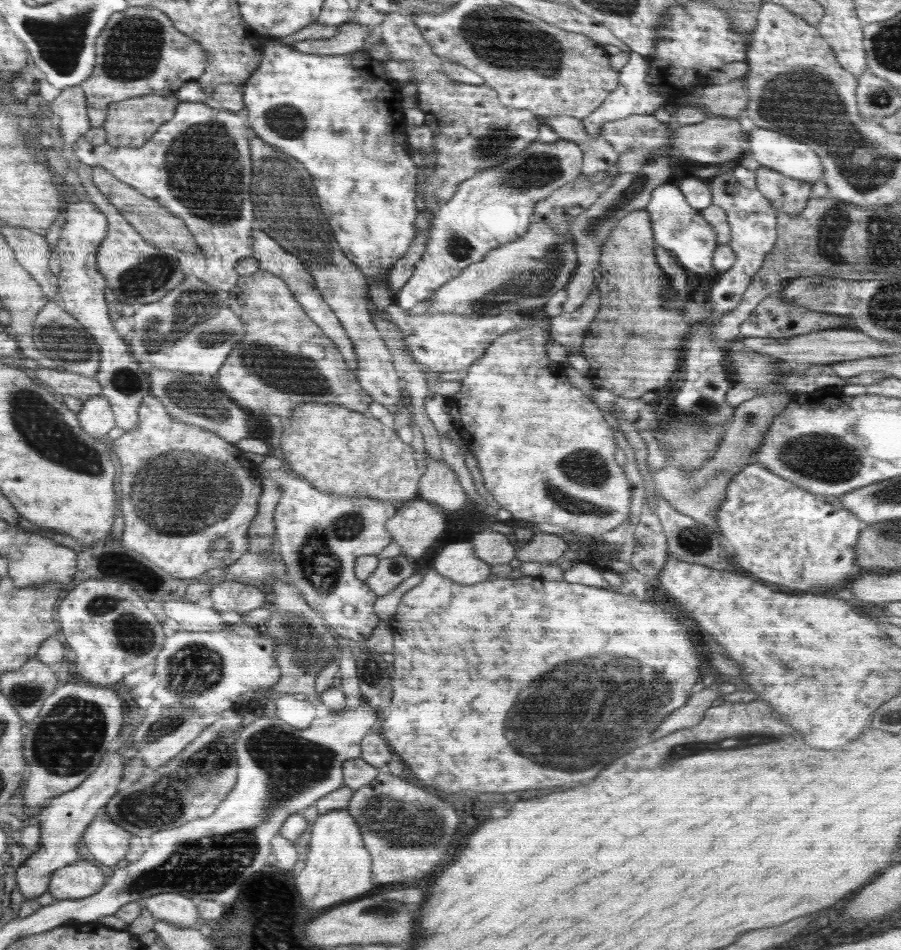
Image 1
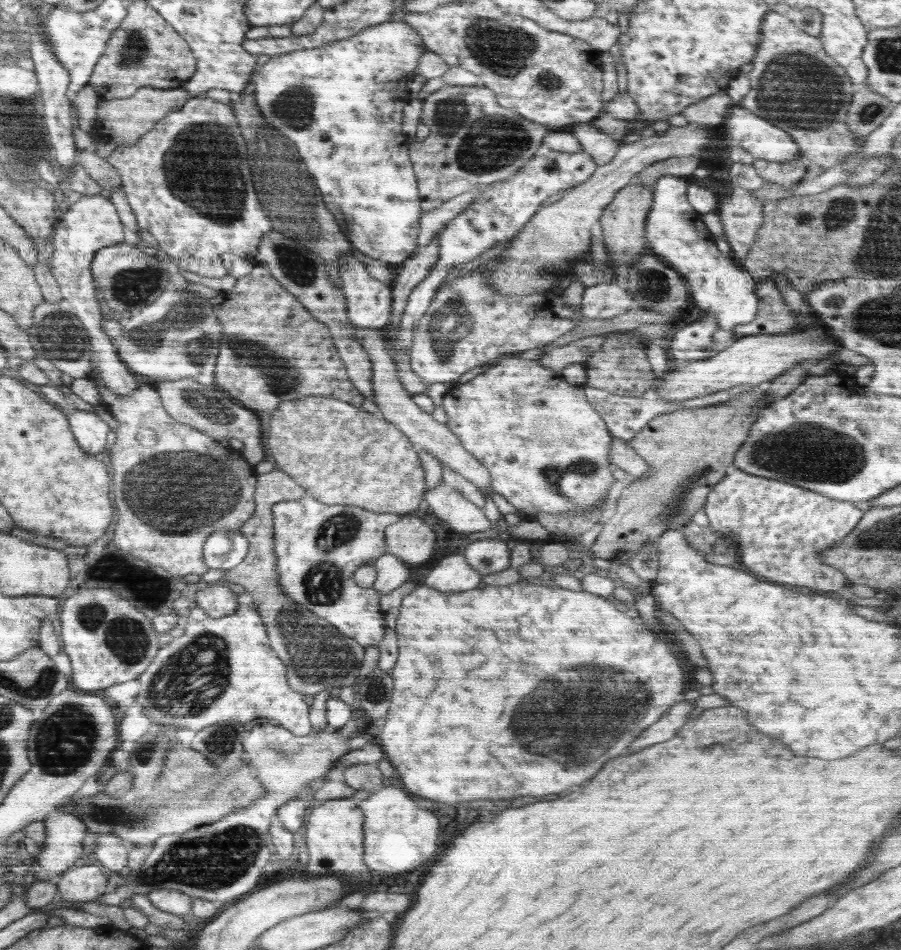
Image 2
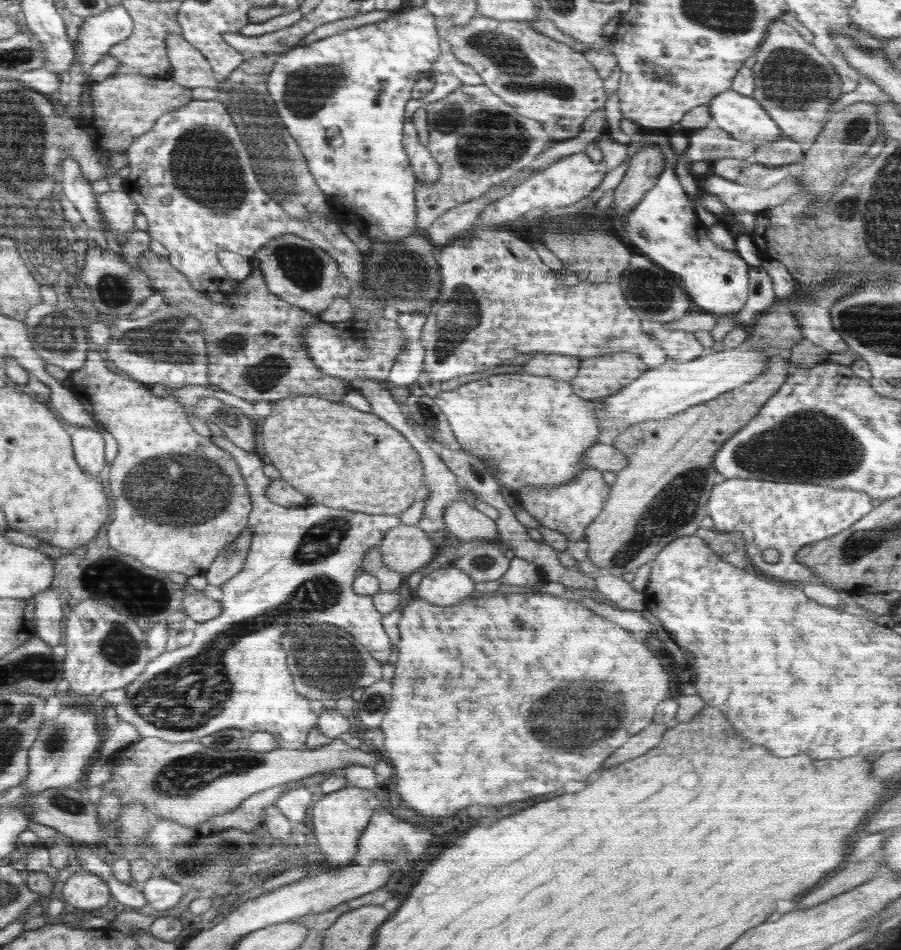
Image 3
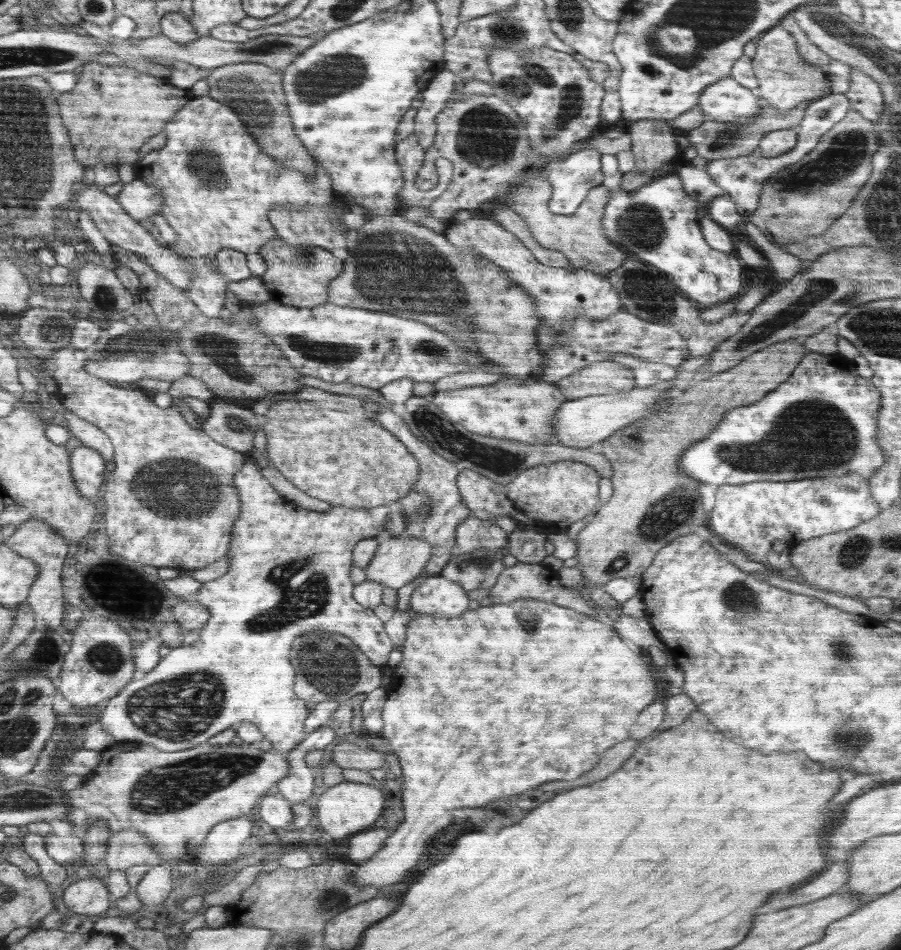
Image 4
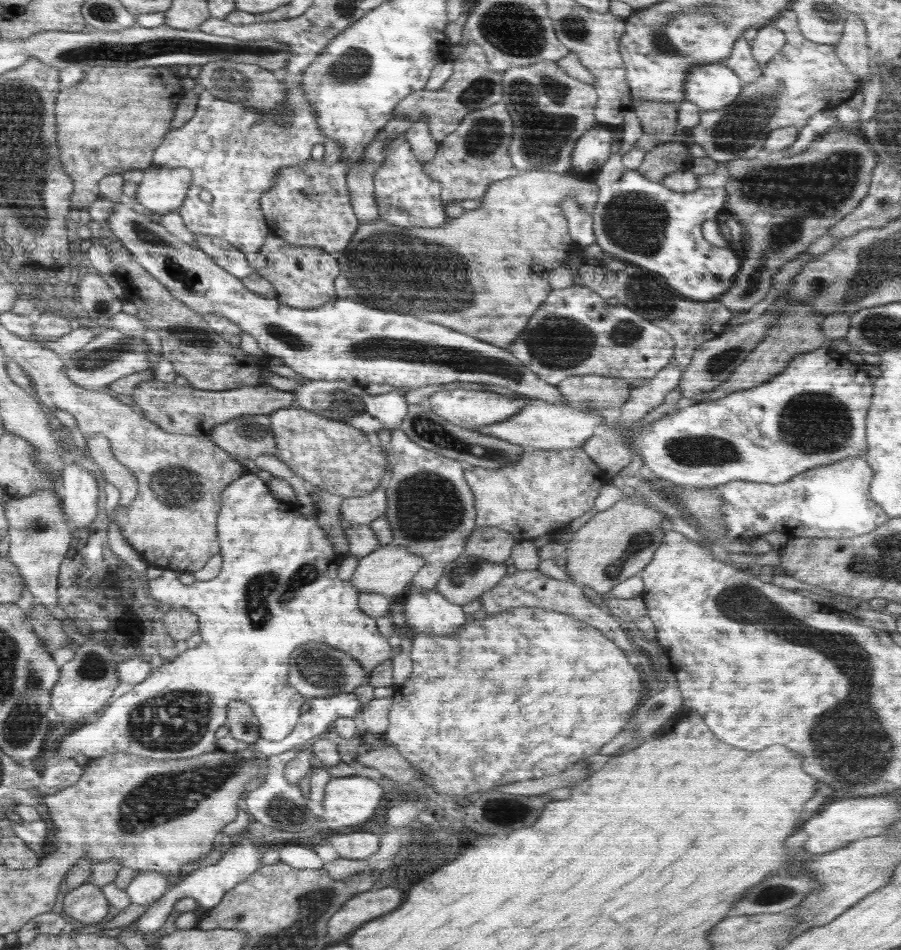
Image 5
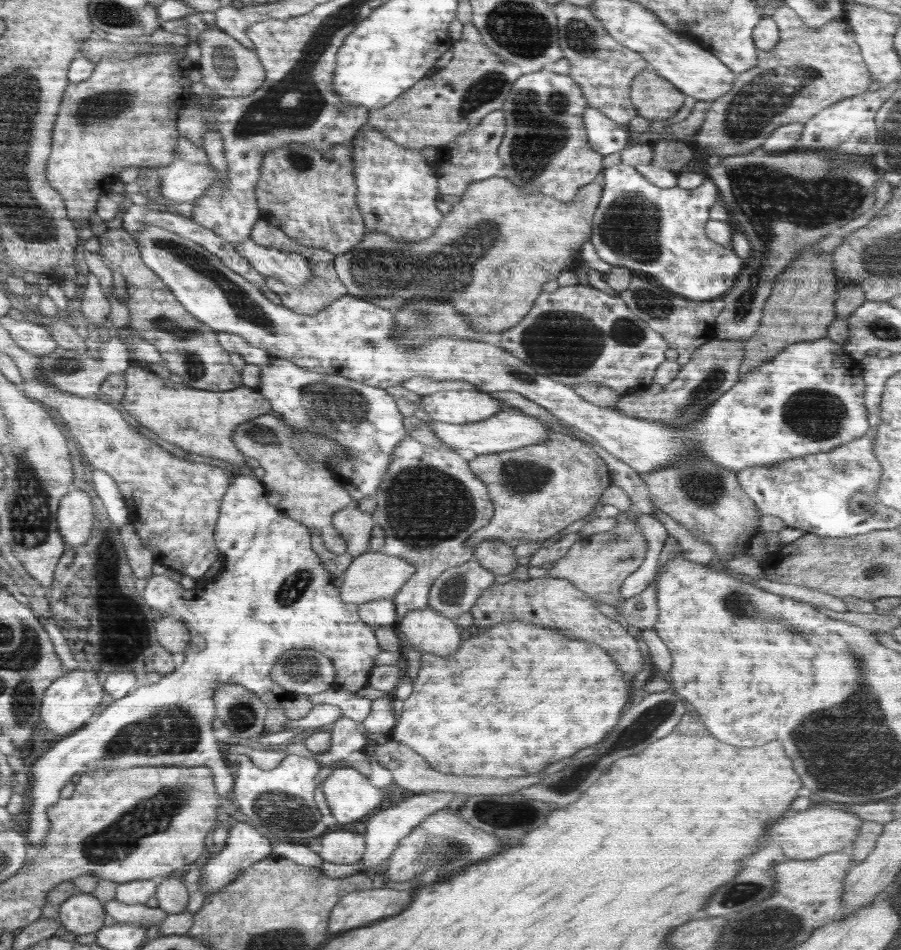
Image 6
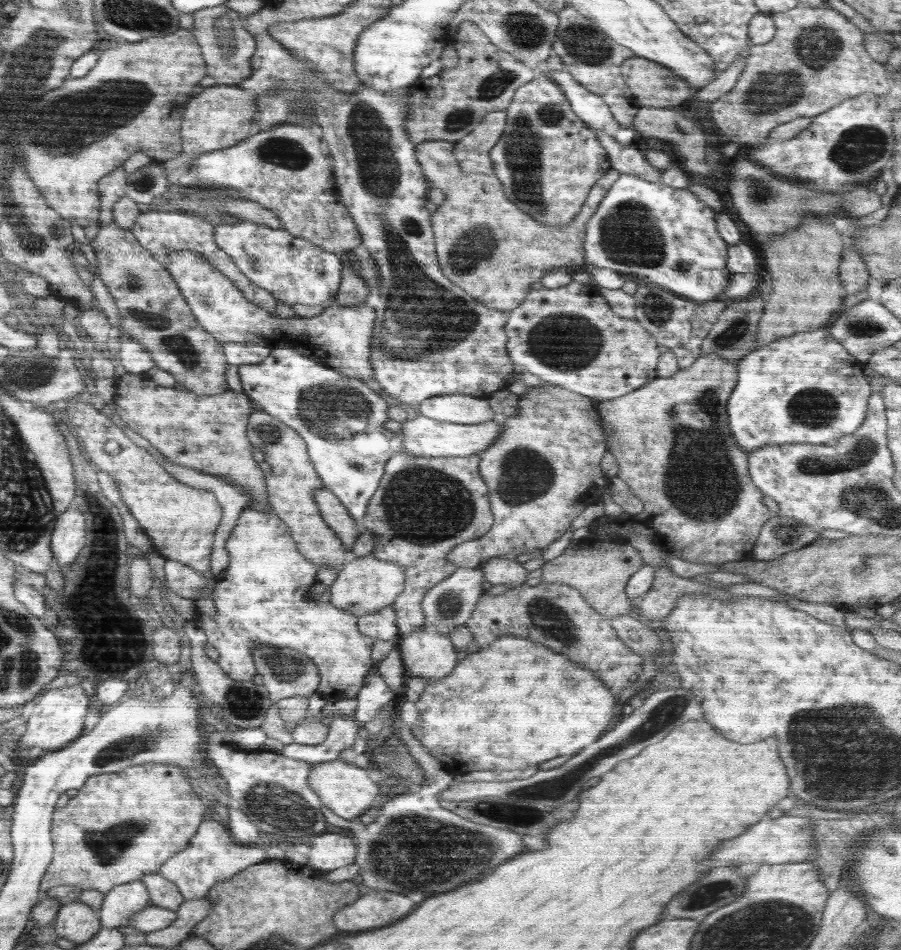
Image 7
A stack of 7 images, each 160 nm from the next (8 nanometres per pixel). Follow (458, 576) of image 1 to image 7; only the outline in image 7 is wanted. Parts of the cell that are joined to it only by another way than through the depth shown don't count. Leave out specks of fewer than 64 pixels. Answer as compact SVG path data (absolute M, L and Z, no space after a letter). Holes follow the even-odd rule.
M429 624L399 637L398 649L406 678L411 675L425 681L442 681L461 656L453 647L451 637L440 634Z

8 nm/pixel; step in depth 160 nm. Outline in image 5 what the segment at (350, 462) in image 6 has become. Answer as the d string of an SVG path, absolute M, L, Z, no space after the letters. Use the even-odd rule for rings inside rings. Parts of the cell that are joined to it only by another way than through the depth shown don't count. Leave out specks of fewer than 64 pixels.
M308 380L297 384L292 391L295 396L294 406L314 412L324 418L336 419L340 422L359 428L364 434L375 438L380 430L399 428L407 413L407 402L404 391L390 391L386 394L370 395L360 384L349 381Z

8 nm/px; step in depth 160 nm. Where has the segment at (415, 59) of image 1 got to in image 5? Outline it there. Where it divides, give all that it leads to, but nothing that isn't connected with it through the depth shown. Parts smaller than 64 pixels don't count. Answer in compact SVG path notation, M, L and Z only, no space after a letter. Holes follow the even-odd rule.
M494 104L467 114L458 128L439 142L434 158L422 162L422 172L442 185L444 207L452 202L480 199L492 184L517 174L509 155L513 134L514 125L506 108Z

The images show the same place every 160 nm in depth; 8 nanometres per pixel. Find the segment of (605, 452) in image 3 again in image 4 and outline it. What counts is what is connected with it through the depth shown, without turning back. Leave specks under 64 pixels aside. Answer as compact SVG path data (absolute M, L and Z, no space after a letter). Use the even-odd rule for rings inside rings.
M433 393L426 396L412 395L400 412L403 421L408 425L410 432L424 441L429 448L444 459L452 461L459 470L479 472L482 476L500 484L508 484L520 472L533 466L557 463L567 460L580 461L589 464L601 478L610 478L613 475L611 462L604 455L588 449L562 446L557 442L551 445L527 445L517 440L501 439L500 437L480 436L466 430L461 424L453 423L446 418L441 410L432 402Z

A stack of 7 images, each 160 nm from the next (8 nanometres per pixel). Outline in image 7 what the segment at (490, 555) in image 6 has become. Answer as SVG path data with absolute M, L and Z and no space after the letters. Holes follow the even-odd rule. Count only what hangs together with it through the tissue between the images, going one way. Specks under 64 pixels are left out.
M489 558L481 568L486 581L490 584L506 584L509 588L523 586L529 572L512 559Z

